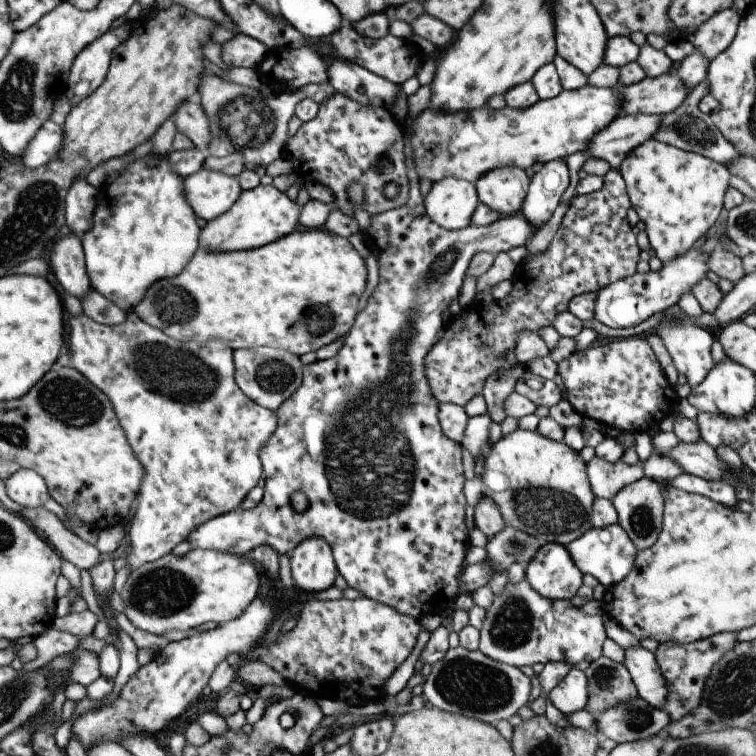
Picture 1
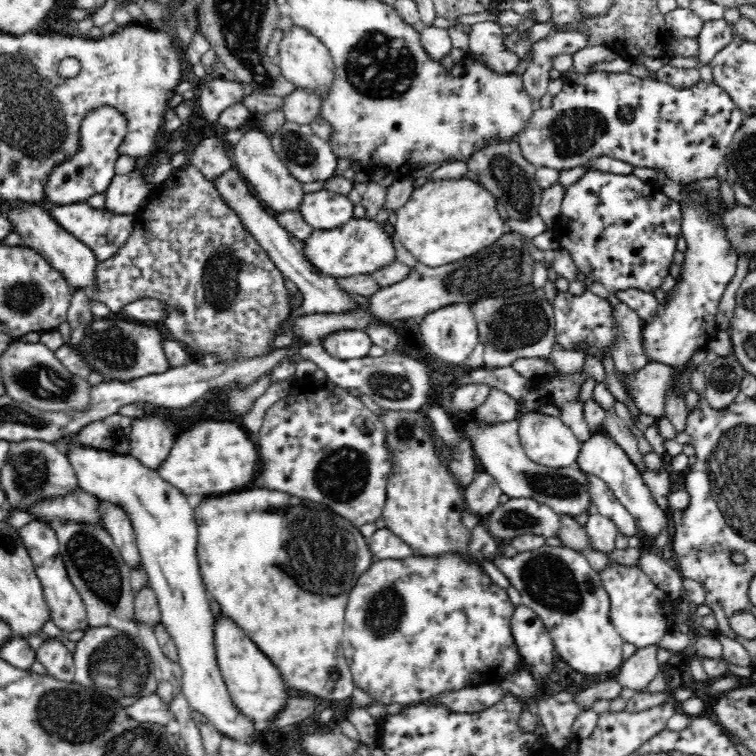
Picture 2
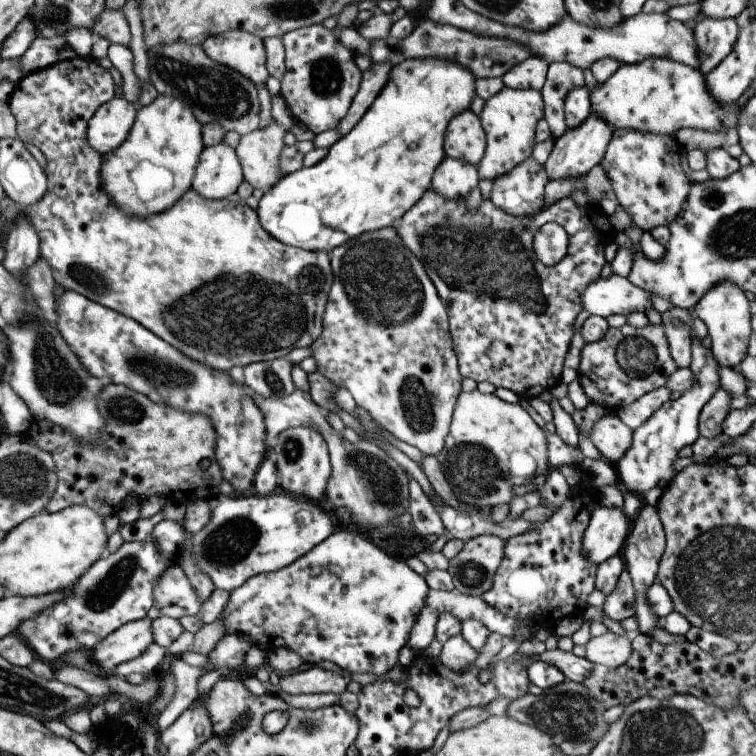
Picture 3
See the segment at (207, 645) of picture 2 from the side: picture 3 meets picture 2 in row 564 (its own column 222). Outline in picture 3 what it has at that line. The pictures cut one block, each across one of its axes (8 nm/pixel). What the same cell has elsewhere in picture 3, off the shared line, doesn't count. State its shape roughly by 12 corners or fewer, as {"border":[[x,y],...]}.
{"border":[[204,146],[191,186],[222,200],[244,182],[235,149]]}

